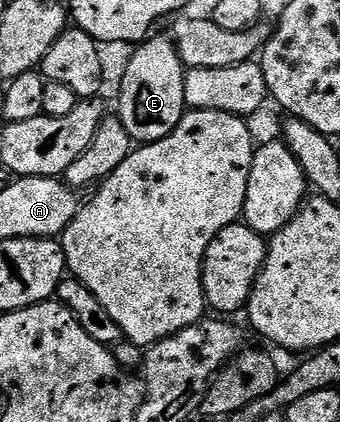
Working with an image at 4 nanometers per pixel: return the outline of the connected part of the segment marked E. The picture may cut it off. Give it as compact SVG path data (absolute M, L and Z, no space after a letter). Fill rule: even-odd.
M149 37L133 49L132 59L124 66L124 75L120 78L121 124L130 132L133 143L147 144L157 142L183 120L186 113L184 105L184 75L186 67L176 51L176 43L171 37Z

